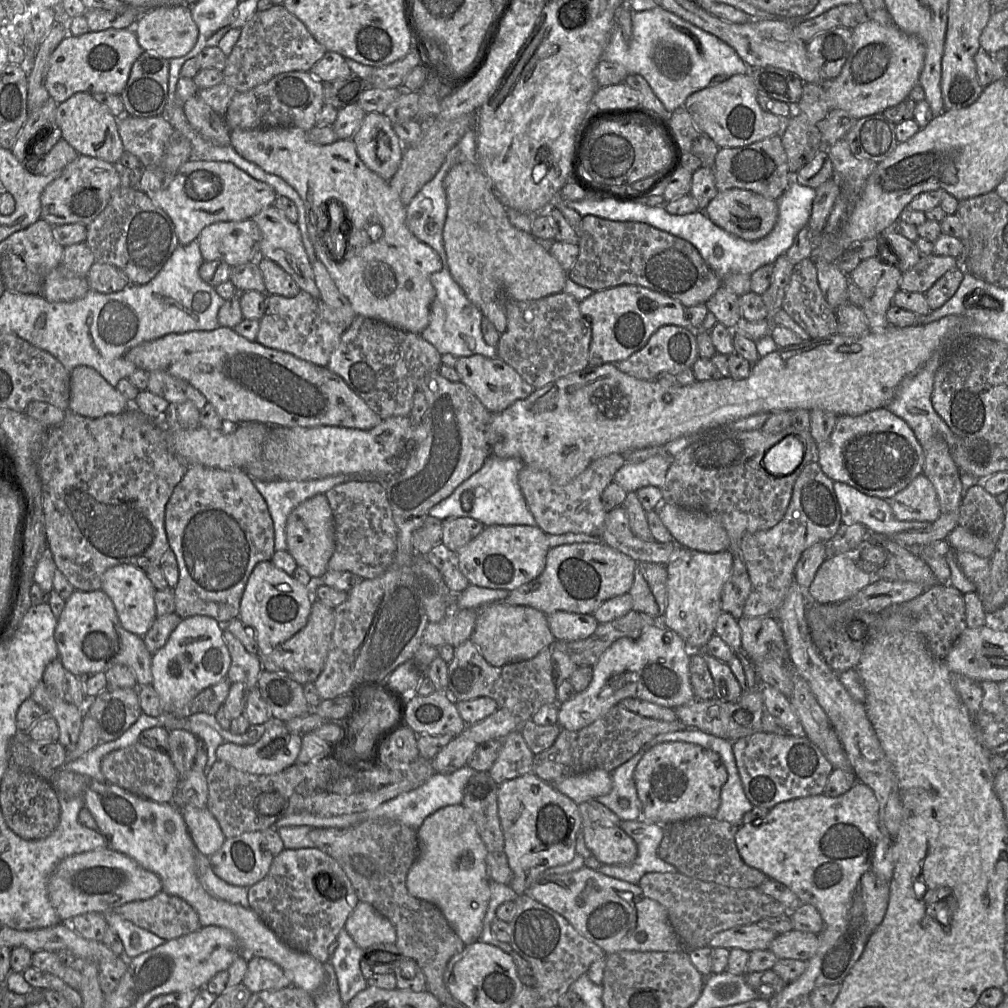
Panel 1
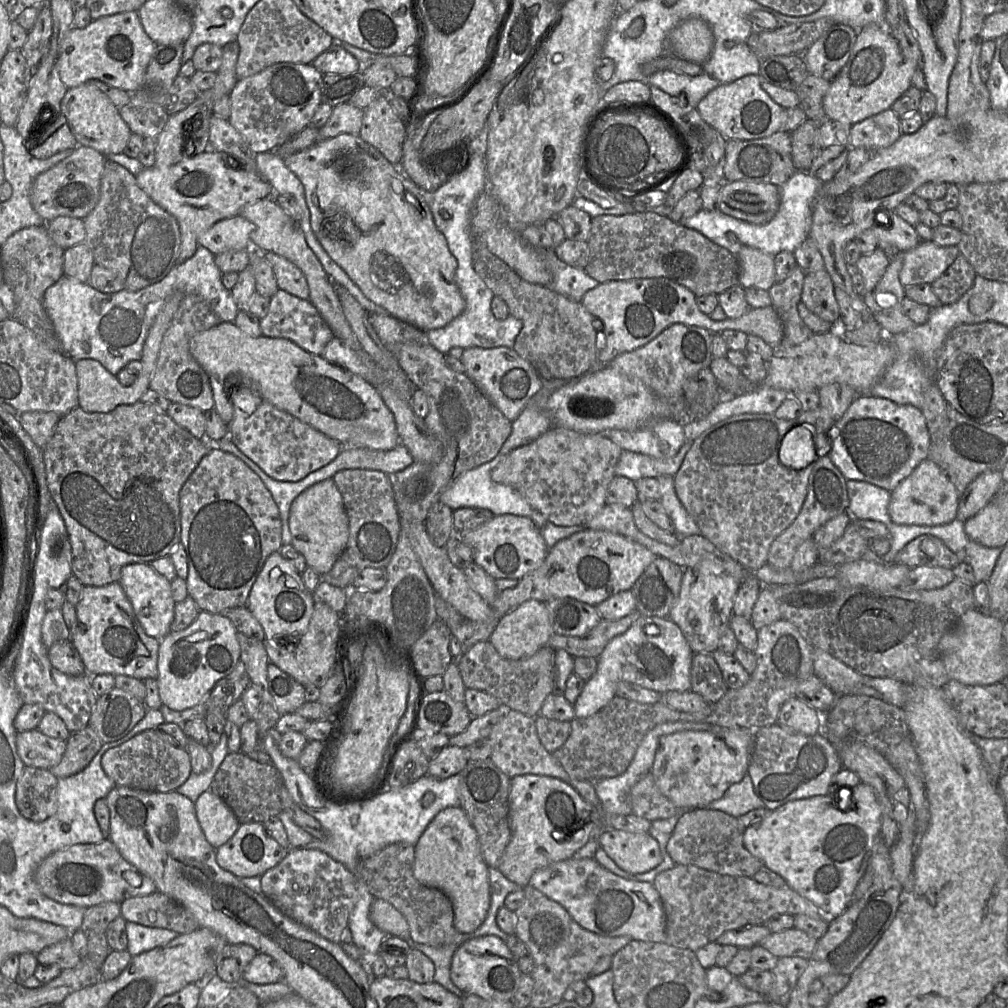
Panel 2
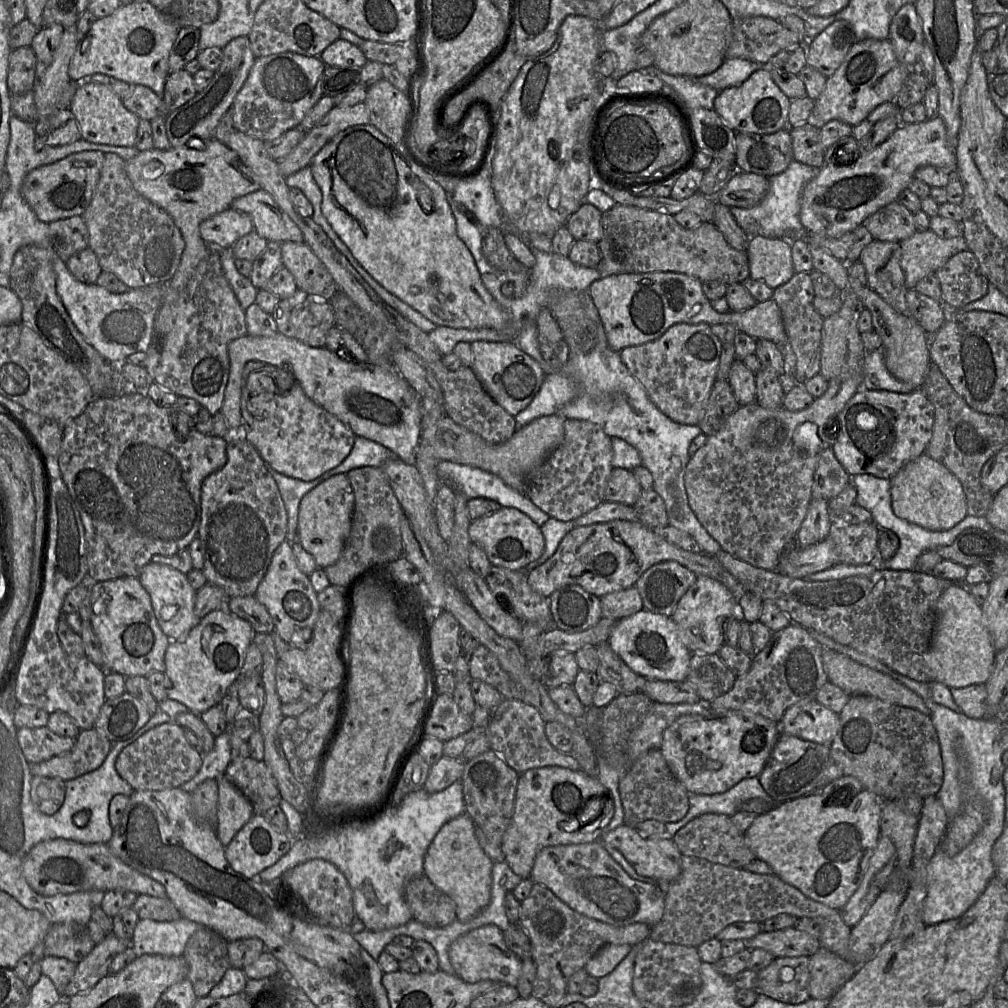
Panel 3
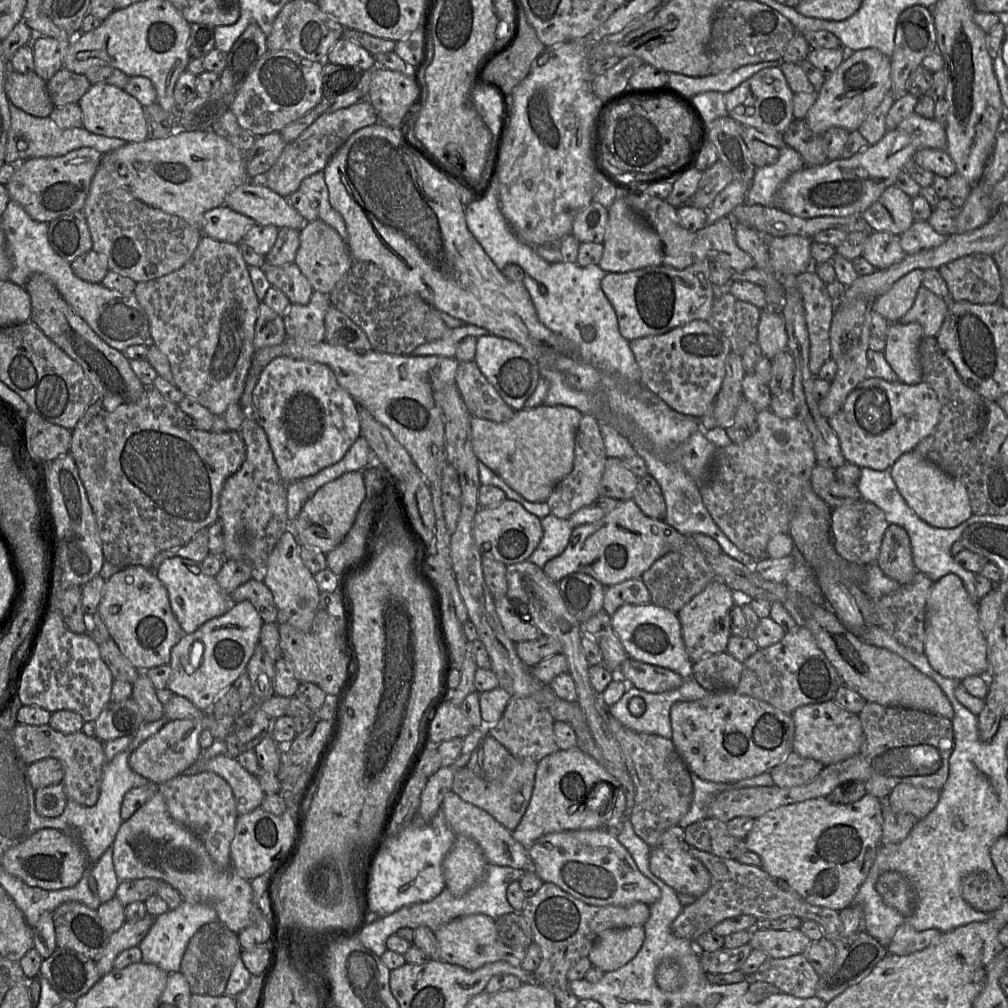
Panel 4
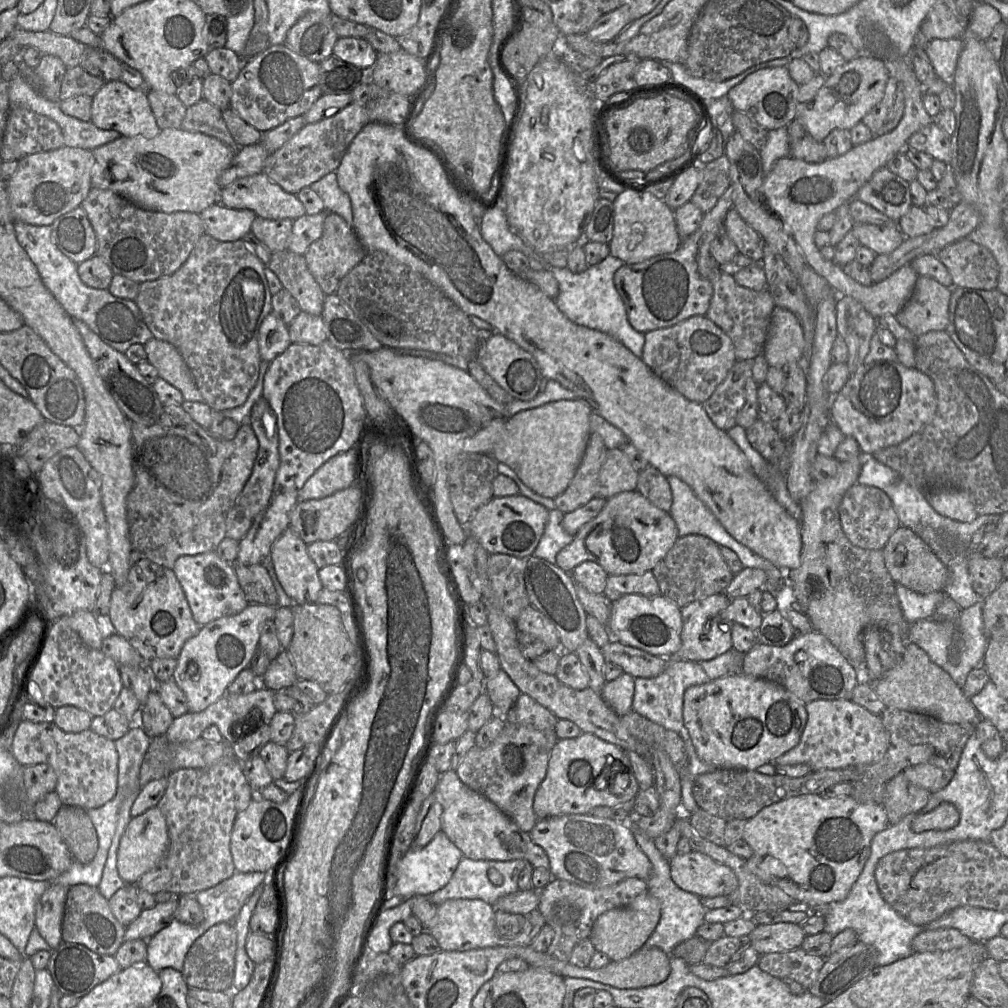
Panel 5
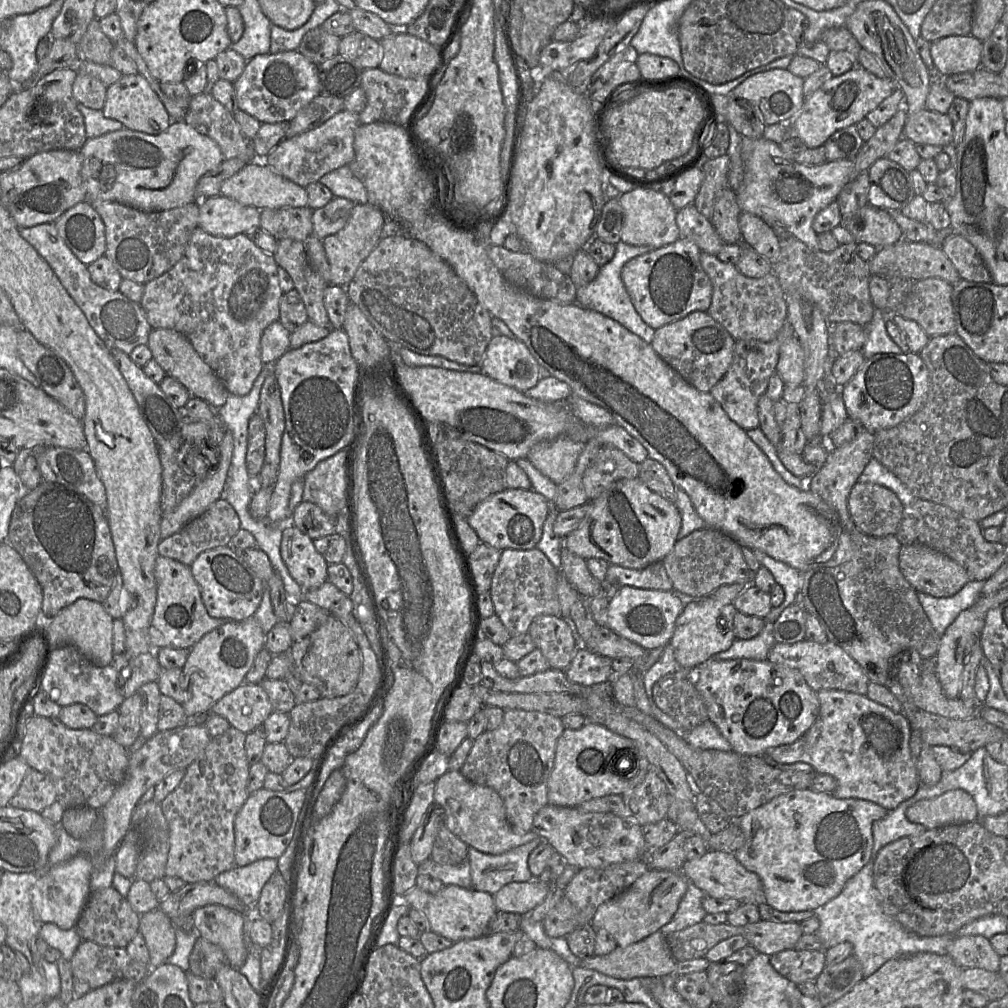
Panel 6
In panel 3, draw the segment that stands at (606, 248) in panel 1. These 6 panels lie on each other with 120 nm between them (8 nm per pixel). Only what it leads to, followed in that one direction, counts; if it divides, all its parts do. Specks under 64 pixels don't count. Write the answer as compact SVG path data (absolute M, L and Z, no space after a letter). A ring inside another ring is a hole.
M615 204L602 214L601 227L602 239L607 239L612 245L614 255L623 261L626 272L676 272L697 278L702 283L719 281L727 286L733 283L741 283L749 277L749 263L746 251L731 247L711 221L703 221L693 229L685 229L675 220L674 215Z

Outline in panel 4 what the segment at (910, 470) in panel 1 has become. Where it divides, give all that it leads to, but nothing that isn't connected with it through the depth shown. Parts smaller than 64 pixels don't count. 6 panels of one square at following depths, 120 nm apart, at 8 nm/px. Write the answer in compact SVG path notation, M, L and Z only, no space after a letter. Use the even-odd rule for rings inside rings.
M865 378L847 396L841 408L829 418L846 462L883 471L929 436L940 419L940 402L936 392L922 381L915 385L888 382L882 378Z

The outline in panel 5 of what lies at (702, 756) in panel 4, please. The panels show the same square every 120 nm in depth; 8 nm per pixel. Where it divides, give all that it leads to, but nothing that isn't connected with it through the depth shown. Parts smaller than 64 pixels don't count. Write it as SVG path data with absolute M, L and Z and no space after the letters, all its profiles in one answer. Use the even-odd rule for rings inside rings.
M741 672L693 685L683 696L683 723L697 756L715 768L755 770L799 742L807 722L806 704L782 685Z

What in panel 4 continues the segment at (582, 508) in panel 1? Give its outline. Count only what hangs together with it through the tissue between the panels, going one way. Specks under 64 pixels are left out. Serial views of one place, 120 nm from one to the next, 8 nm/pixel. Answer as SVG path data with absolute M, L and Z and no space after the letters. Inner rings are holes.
M583 415L575 437L572 470L556 484L546 501L551 514L568 519L573 513L595 501L600 496L599 486L606 460L607 454L599 422L592 415Z

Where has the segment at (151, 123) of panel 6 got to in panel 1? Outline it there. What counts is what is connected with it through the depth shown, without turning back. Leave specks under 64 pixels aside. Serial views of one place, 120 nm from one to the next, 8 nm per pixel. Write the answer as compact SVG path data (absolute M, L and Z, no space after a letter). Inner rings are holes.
M77 92L57 102L52 125L59 128L61 137L73 147L78 155L115 164L124 151L118 132L117 117L114 117L106 106L97 102L88 92Z

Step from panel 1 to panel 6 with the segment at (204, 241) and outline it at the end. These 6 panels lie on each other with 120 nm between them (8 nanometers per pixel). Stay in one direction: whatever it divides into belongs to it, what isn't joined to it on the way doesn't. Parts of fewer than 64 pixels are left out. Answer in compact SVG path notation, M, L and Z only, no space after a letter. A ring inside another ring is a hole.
M223 195L197 201L199 227L215 237L230 238L260 228L261 210Z

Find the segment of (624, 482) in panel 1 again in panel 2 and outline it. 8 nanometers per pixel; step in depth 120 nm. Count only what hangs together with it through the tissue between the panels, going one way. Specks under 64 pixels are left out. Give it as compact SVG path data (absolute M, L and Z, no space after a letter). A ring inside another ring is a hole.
M692 442L684 443L679 451L669 458L657 458L622 450L615 466L615 476L623 476L633 481L644 477L674 476L691 444Z

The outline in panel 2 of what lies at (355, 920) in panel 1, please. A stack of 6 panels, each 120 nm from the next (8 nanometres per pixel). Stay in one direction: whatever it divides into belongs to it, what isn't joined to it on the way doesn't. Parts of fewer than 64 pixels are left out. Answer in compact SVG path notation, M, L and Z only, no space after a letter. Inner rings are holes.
M374 898L370 906L370 919L382 931L388 935L411 939L409 925L405 917L387 901Z

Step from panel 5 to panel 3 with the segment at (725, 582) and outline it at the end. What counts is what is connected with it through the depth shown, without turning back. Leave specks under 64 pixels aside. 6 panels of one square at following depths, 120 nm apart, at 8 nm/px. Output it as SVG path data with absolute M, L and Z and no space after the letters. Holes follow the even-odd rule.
M668 560L646 569L634 585L641 596L643 609L671 617L677 602L697 576L680 563Z

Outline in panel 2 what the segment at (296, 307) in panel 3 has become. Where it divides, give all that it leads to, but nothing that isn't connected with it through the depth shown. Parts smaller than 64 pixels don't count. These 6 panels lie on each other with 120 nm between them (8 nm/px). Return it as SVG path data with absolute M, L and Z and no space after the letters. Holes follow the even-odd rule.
M280 289L270 298L269 310L260 320L260 328L262 336L288 339L315 355L322 355L328 342L335 337L329 325L309 300Z

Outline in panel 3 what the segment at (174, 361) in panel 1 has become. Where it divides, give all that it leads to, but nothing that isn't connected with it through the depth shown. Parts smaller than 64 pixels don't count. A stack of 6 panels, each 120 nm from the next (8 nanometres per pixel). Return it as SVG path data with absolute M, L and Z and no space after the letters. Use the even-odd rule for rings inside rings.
M280 333L271 336L247 334L237 338L229 343L228 355L230 370L221 413L229 429L242 425L241 397L246 379L245 366L250 362L287 366L305 394L348 425L356 437L379 443L403 462L415 465L421 438L420 398L392 364L374 365L344 360L325 347L311 347Z

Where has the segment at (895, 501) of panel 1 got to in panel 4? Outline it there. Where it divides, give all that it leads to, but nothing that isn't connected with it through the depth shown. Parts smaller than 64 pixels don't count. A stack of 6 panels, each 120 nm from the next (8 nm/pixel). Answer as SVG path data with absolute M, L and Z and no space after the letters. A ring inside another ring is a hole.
M917 452L901 455L890 471L898 492L907 505L927 524L937 528L955 528L972 515L963 482L921 457Z

